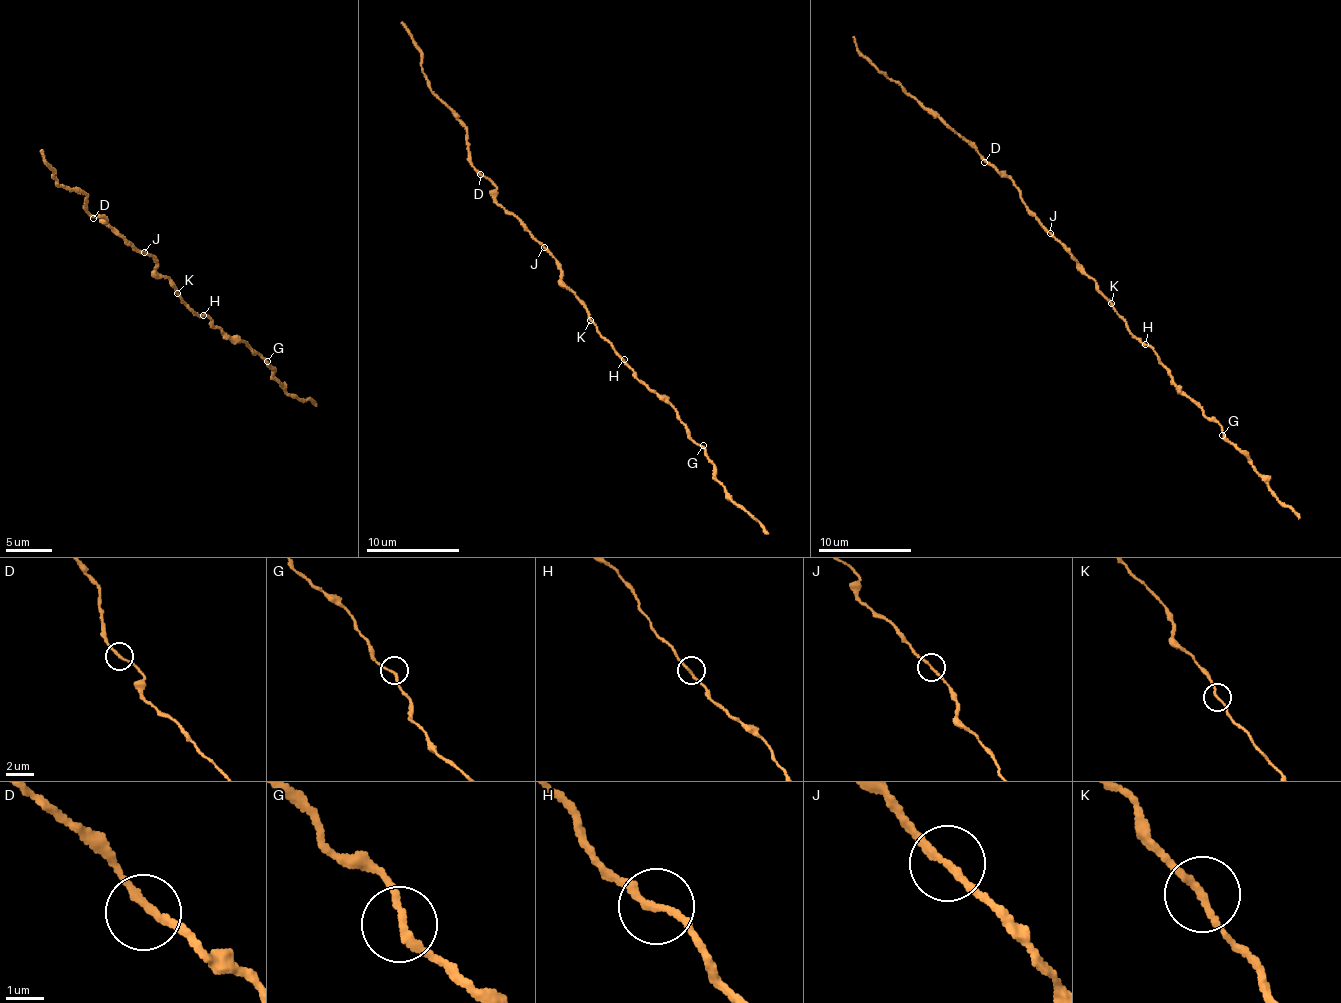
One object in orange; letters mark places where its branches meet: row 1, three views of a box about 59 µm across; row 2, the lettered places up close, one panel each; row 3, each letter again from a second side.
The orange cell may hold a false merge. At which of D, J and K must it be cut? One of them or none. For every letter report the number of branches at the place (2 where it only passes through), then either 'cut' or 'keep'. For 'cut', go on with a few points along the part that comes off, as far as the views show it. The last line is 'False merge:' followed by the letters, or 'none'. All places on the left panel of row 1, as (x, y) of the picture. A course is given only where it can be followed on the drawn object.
D: 2 branches meet; keep
J: 2 branches meet; keep
K: 2 branches meet; keep
False merge: none

